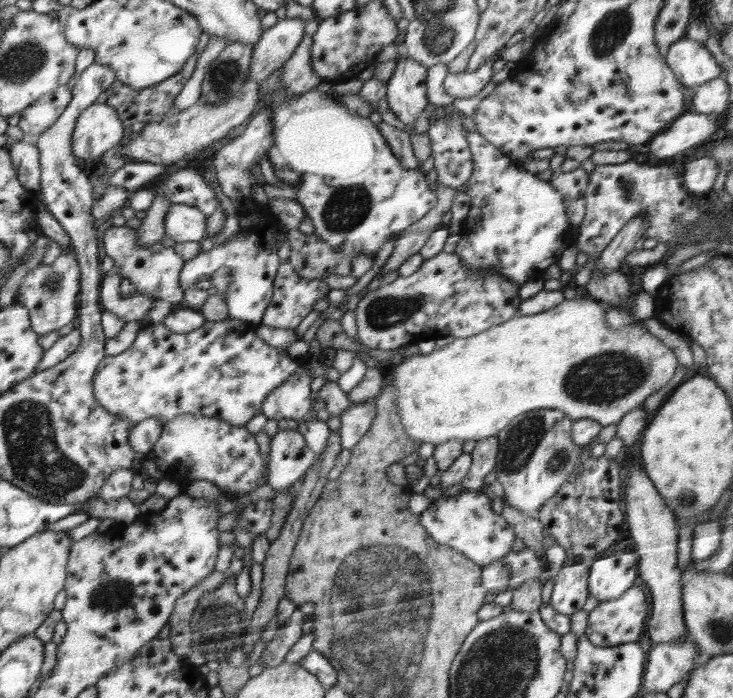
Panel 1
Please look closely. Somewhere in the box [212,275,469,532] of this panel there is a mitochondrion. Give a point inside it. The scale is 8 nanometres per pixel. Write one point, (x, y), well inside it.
(383, 313)

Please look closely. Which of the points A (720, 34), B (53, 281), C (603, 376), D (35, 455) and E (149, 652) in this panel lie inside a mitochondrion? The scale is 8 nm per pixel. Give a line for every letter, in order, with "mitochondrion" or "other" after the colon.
A: other
B: mitochondrion
C: mitochondrion
D: mitochondrion
E: other

